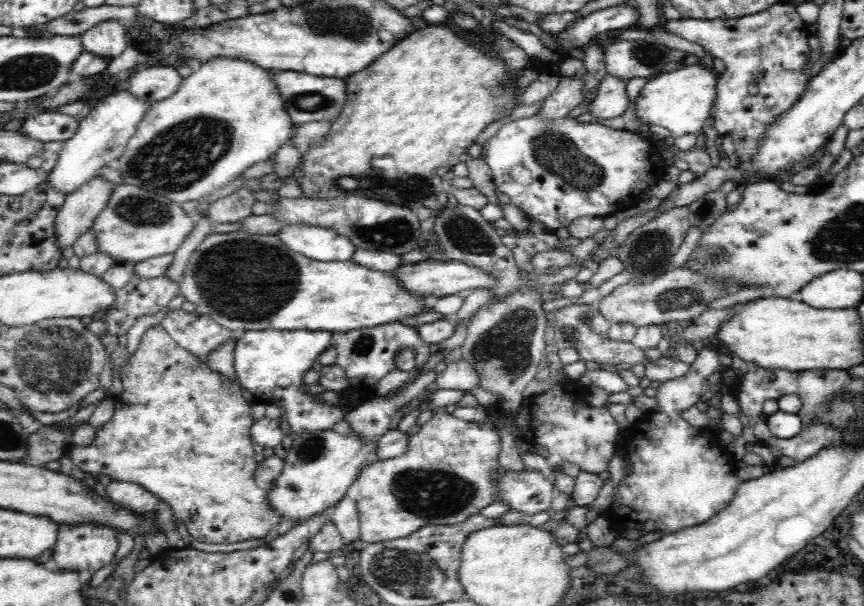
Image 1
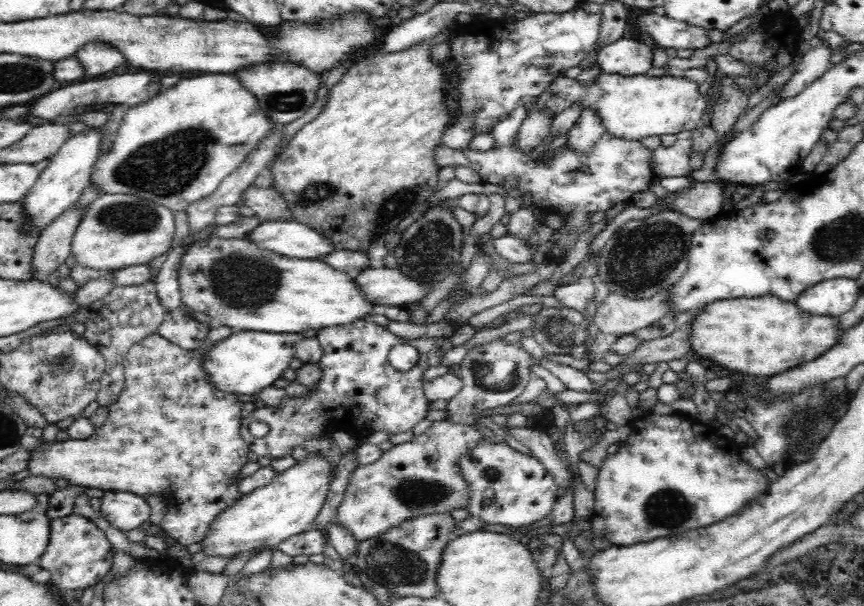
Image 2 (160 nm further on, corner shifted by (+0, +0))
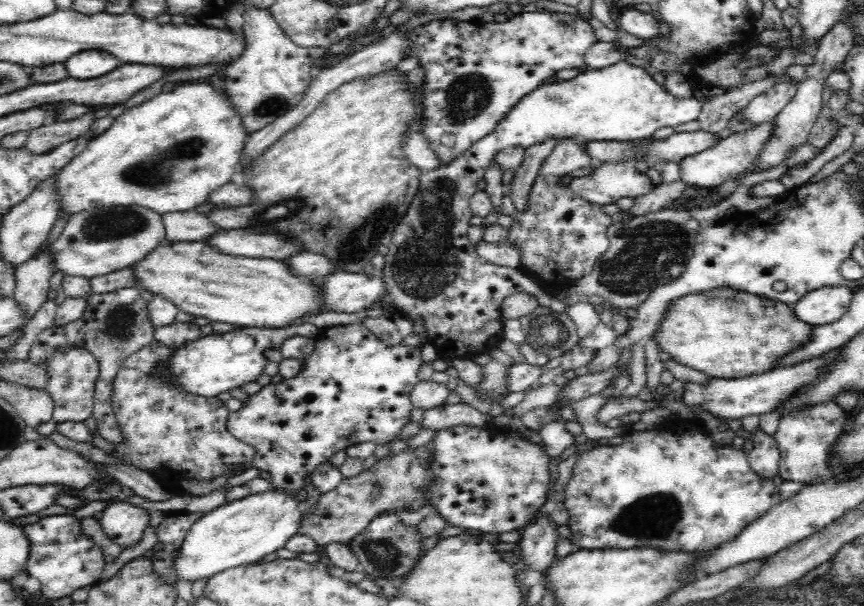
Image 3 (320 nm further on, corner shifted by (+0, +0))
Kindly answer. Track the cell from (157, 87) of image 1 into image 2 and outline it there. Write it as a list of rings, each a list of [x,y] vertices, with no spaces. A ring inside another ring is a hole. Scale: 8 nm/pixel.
[[[133,70],[132,73],[114,75],[112,78],[102,80],[94,78],[72,84],[60,85],[48,92],[48,94],[39,96],[39,98],[36,98],[36,100],[28,104],[26,113],[22,114],[23,119],[19,117],[16,121],[18,123],[20,121],[26,121],[26,123],[32,123],[32,126],[36,126],[37,124],[33,120],[56,122],[55,120],[62,118],[62,116],[72,116],[77,106],[88,107],[91,104],[104,102],[110,102],[113,105],[123,104],[127,108],[133,107],[150,100],[150,98],[154,98],[154,96],[160,93],[160,81],[161,78],[158,74],[148,74],[145,70]]]

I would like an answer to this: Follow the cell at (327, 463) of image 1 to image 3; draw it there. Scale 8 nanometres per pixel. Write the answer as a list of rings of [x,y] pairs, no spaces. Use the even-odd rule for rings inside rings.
[[[268,491],[256,493],[252,496],[245,496],[242,500],[233,500],[231,503],[224,503],[215,509],[200,516],[186,532],[181,546],[176,550],[177,554],[171,554],[173,580],[166,580],[168,585],[176,586],[179,580],[196,582],[197,580],[212,578],[219,572],[229,568],[236,568],[256,562],[262,556],[276,553],[276,550],[285,546],[286,540],[298,533],[302,513],[298,510],[299,500],[292,499],[282,491]]]

